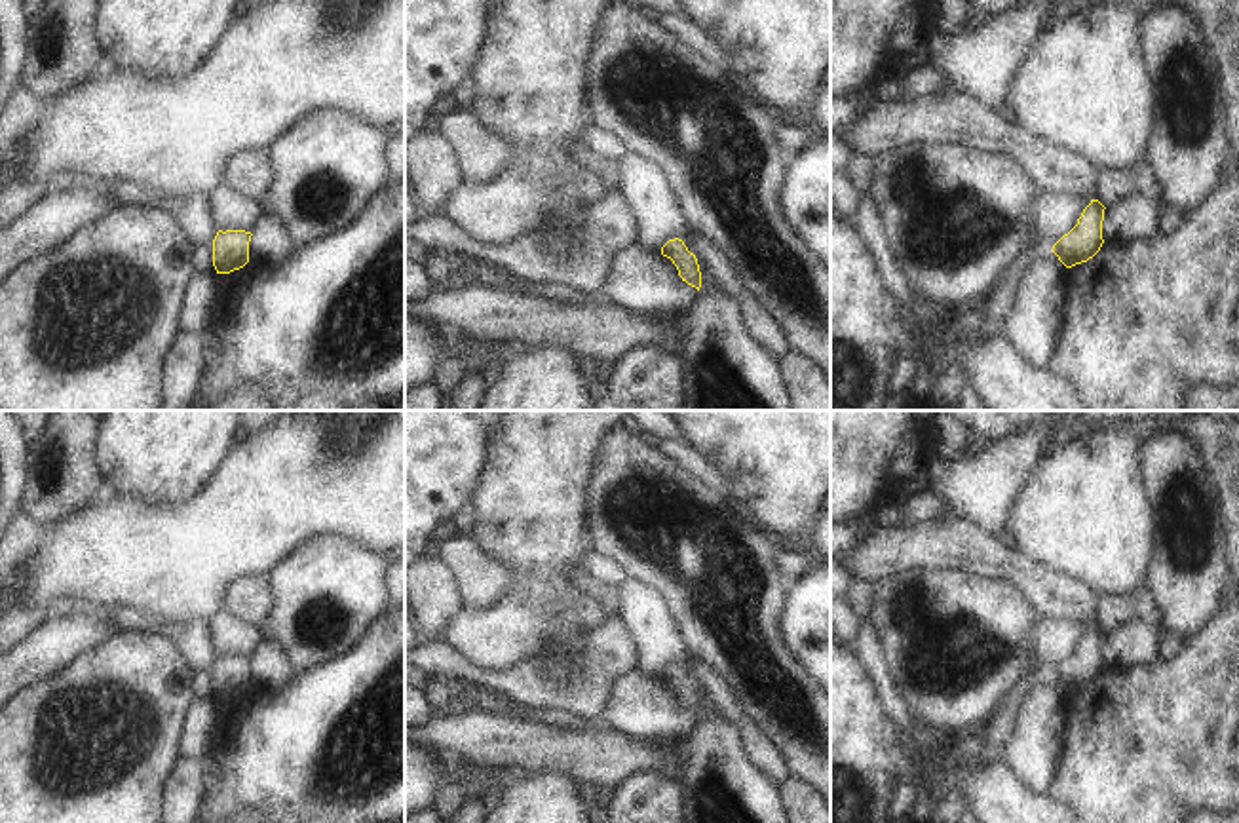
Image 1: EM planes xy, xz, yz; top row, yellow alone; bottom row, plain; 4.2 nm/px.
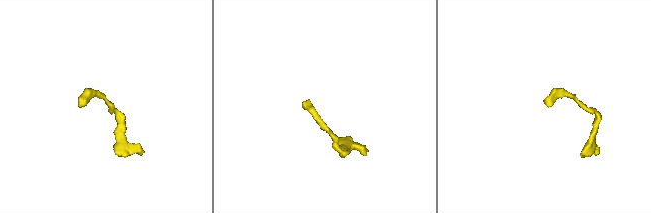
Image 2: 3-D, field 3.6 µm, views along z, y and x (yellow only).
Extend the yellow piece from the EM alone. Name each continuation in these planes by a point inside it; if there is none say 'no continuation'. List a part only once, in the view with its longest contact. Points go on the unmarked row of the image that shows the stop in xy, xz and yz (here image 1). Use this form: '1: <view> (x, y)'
no continuation

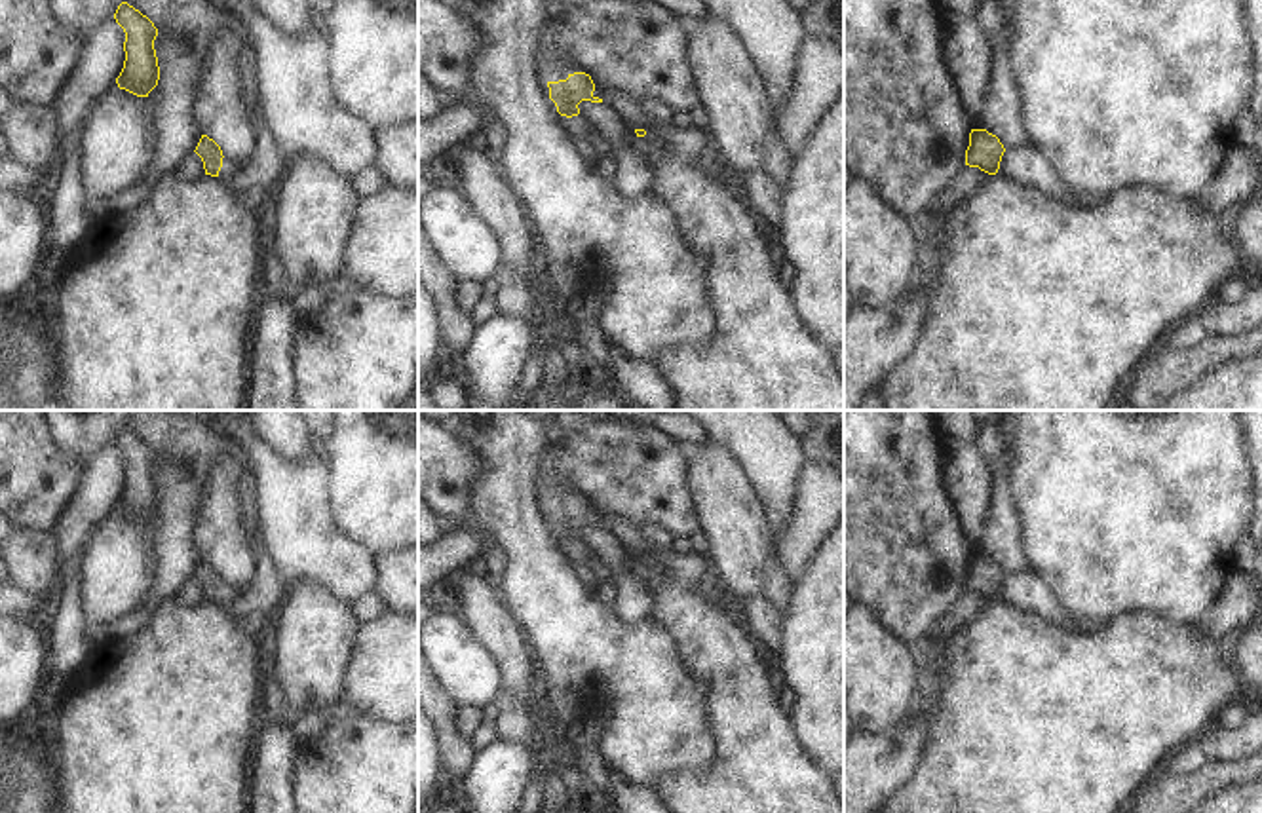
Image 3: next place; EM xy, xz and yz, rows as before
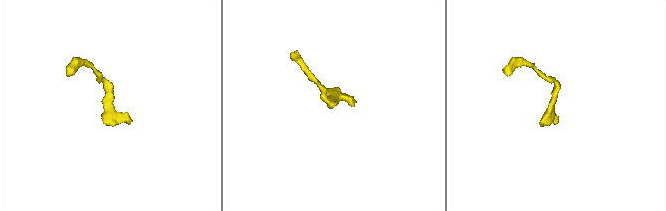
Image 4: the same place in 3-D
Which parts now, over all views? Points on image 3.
1: xz (552, 496)

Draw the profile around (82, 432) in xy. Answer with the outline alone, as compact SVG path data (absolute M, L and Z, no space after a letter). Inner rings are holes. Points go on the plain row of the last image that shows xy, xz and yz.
M48 410L51 429L82 462L89 462L97 450L112 444L135 414L137 410Z

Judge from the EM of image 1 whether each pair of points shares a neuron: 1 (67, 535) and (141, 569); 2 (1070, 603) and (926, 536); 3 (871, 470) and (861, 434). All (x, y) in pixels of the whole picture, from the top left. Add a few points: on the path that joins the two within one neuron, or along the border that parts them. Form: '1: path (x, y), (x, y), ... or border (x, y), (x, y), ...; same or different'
1: path (86, 554), (122, 555); same
2: path (1034, 580), (1011, 565), (996, 563), (962, 546); same
3: path (861, 460), (861, 443); same

